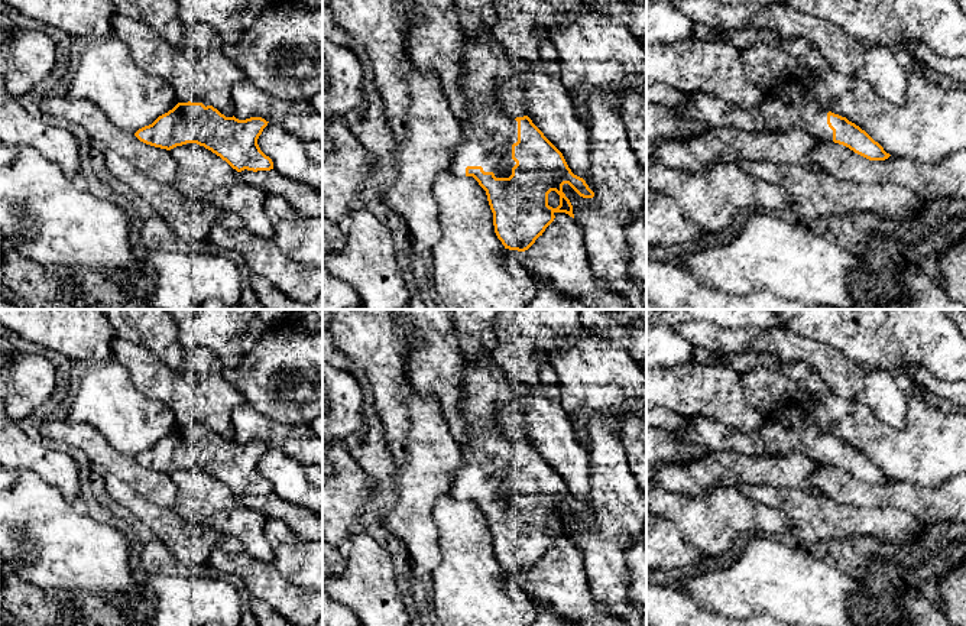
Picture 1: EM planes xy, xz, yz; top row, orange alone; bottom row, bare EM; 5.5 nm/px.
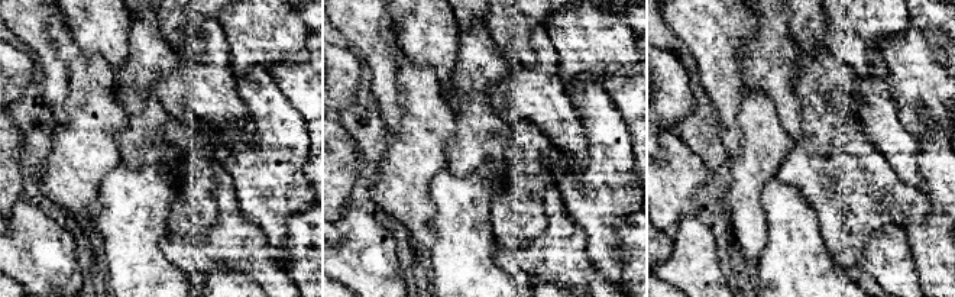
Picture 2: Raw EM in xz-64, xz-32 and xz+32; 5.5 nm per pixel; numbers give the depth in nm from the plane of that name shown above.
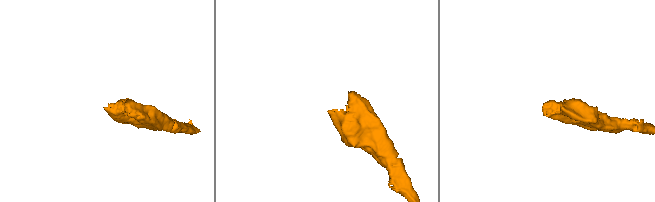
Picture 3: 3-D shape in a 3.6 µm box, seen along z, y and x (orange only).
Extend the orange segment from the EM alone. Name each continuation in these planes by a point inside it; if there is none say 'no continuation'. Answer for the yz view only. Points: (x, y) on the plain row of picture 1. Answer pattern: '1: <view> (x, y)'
1: yz (771, 440)

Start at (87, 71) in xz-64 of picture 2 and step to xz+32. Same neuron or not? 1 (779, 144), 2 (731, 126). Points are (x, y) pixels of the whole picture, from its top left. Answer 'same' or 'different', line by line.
1: same
2: different

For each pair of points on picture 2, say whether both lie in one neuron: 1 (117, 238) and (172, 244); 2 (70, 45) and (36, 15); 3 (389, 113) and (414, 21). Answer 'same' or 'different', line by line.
1: different
2: different
3: different

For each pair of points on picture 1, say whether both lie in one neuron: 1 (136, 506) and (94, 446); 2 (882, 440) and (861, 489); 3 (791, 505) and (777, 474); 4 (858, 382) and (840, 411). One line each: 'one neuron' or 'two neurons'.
1: two neurons
2: two neurons
3: two neurons
4: two neurons

